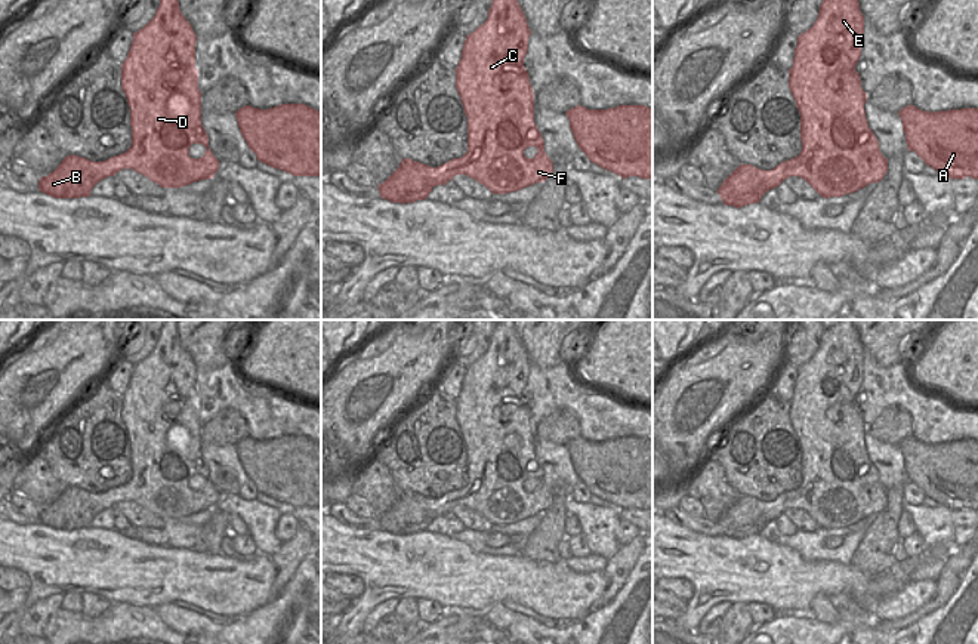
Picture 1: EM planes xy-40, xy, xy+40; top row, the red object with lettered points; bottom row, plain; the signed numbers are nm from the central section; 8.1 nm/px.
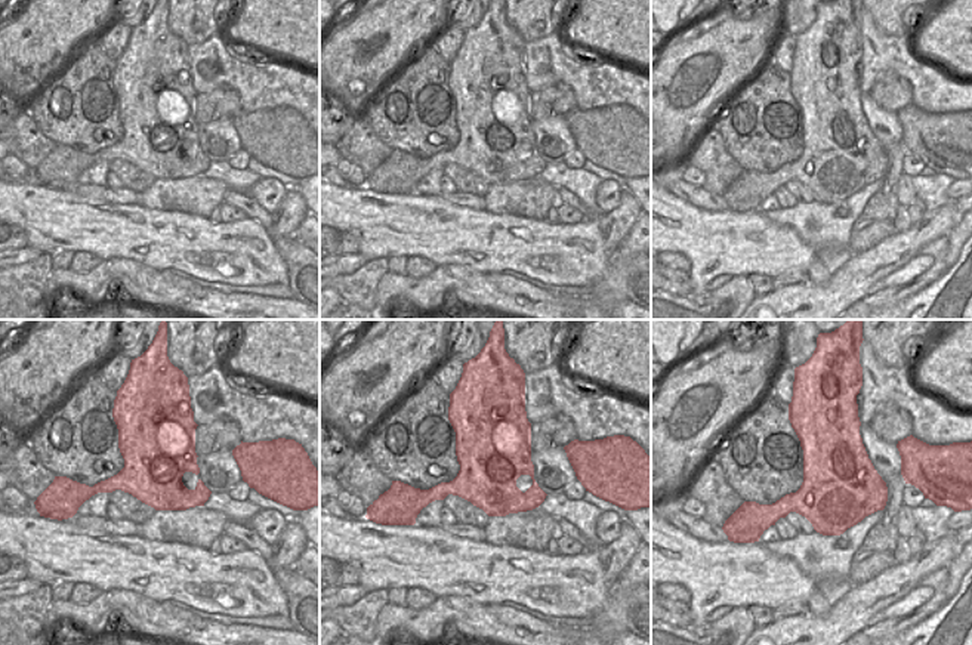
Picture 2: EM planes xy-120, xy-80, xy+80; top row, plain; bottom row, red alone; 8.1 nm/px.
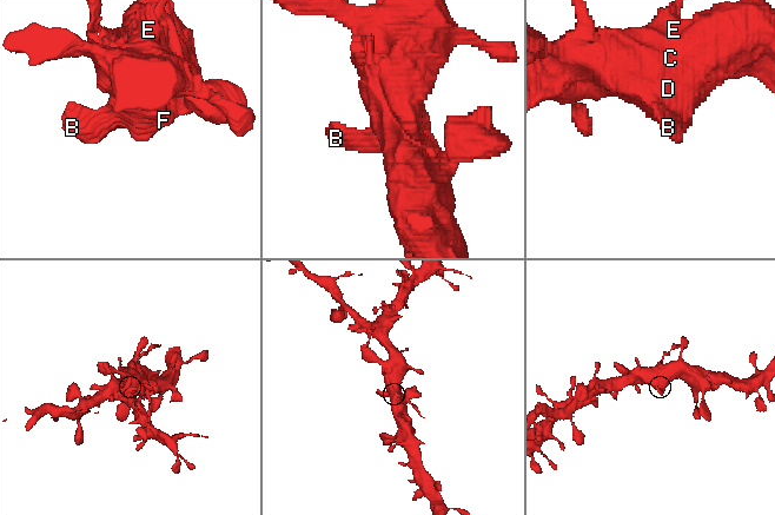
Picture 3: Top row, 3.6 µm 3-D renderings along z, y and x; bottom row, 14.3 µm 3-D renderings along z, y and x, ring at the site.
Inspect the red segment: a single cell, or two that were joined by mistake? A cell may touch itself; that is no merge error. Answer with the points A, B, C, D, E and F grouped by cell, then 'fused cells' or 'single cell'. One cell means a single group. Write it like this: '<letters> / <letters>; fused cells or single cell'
A B C D E F; single cell

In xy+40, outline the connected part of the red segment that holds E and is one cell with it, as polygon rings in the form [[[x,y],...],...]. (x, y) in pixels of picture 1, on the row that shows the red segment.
[[[823,0],[814,25],[797,36],[793,67],[789,70],[789,87],[800,114],[802,151],[771,170],[740,164],[718,189],[724,204],[740,209],[759,203],[766,191],[790,176],[805,179],[824,198],[842,197],[883,179],[888,158],[882,155],[877,138],[867,124],[867,93],[855,71],[863,33],[864,16],[858,0]]]

